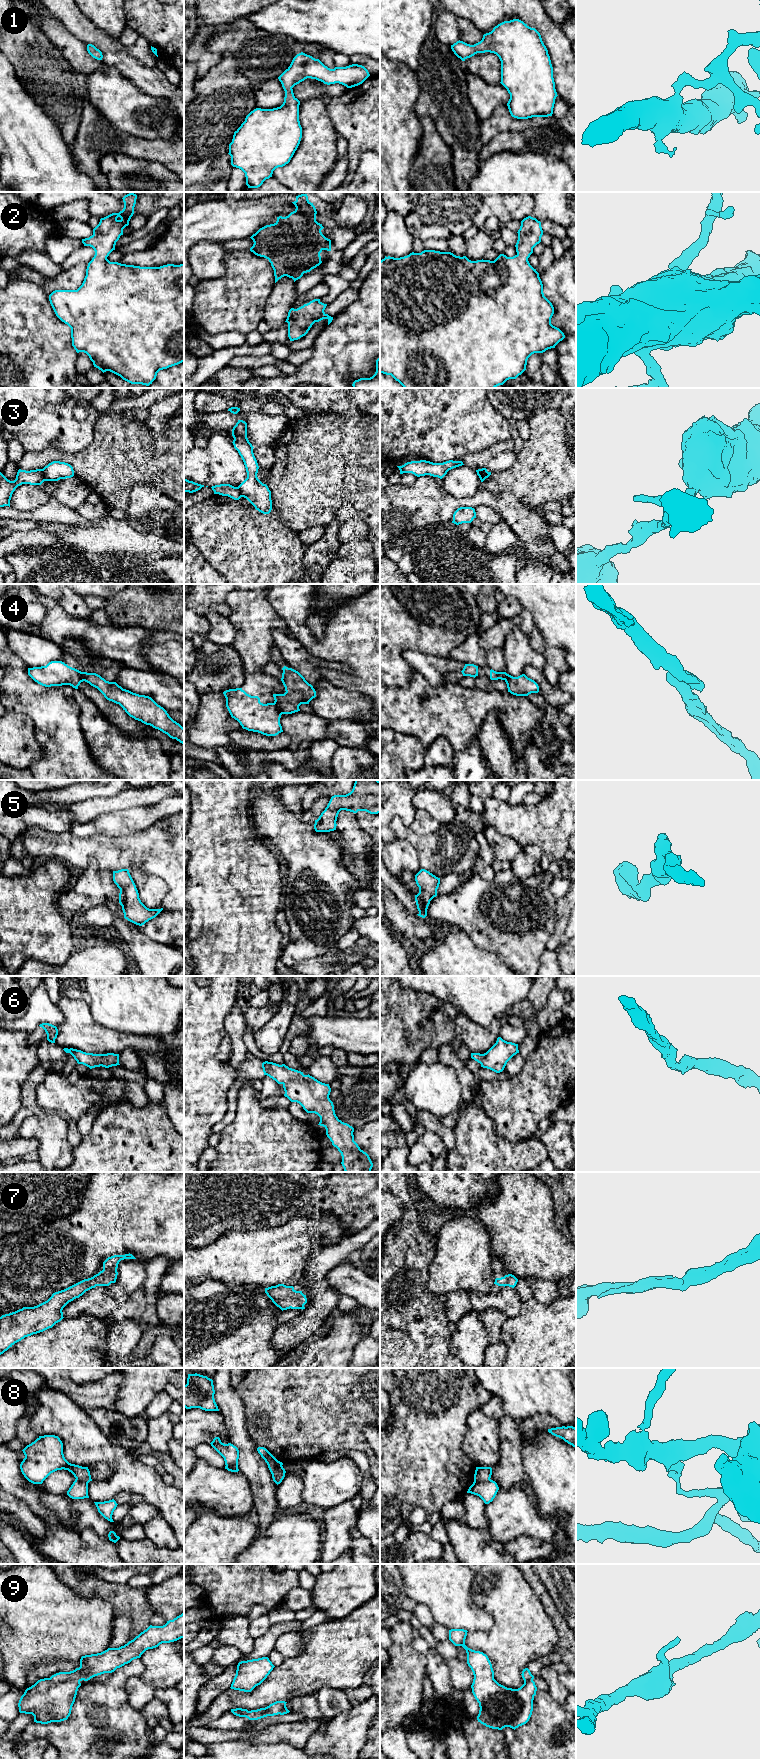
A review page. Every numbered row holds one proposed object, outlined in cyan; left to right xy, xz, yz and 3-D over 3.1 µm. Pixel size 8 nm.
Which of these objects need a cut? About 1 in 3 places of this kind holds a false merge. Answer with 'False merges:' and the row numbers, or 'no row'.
False merges: 3, 4, 8

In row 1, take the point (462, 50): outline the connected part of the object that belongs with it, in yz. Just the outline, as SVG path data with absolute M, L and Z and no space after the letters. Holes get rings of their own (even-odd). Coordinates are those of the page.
M519 19L504 21L483 35L480 42L470 45L457 41L451 45L454 54L465 61L477 53L496 54L501 61L501 84L510 94L507 103L512 117L528 119L532 117L552 116L555 99L558 96L553 78L553 67L548 50L540 33Z

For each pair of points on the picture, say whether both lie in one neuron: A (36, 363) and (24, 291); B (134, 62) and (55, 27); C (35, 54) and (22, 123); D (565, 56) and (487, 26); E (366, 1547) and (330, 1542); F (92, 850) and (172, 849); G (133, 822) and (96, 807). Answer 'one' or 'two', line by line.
A: one
B: two
C: two
D: one
E: two
F: one
G: two

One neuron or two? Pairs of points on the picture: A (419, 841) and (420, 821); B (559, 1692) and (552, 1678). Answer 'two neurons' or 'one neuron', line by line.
A: two neurons
B: one neuron

